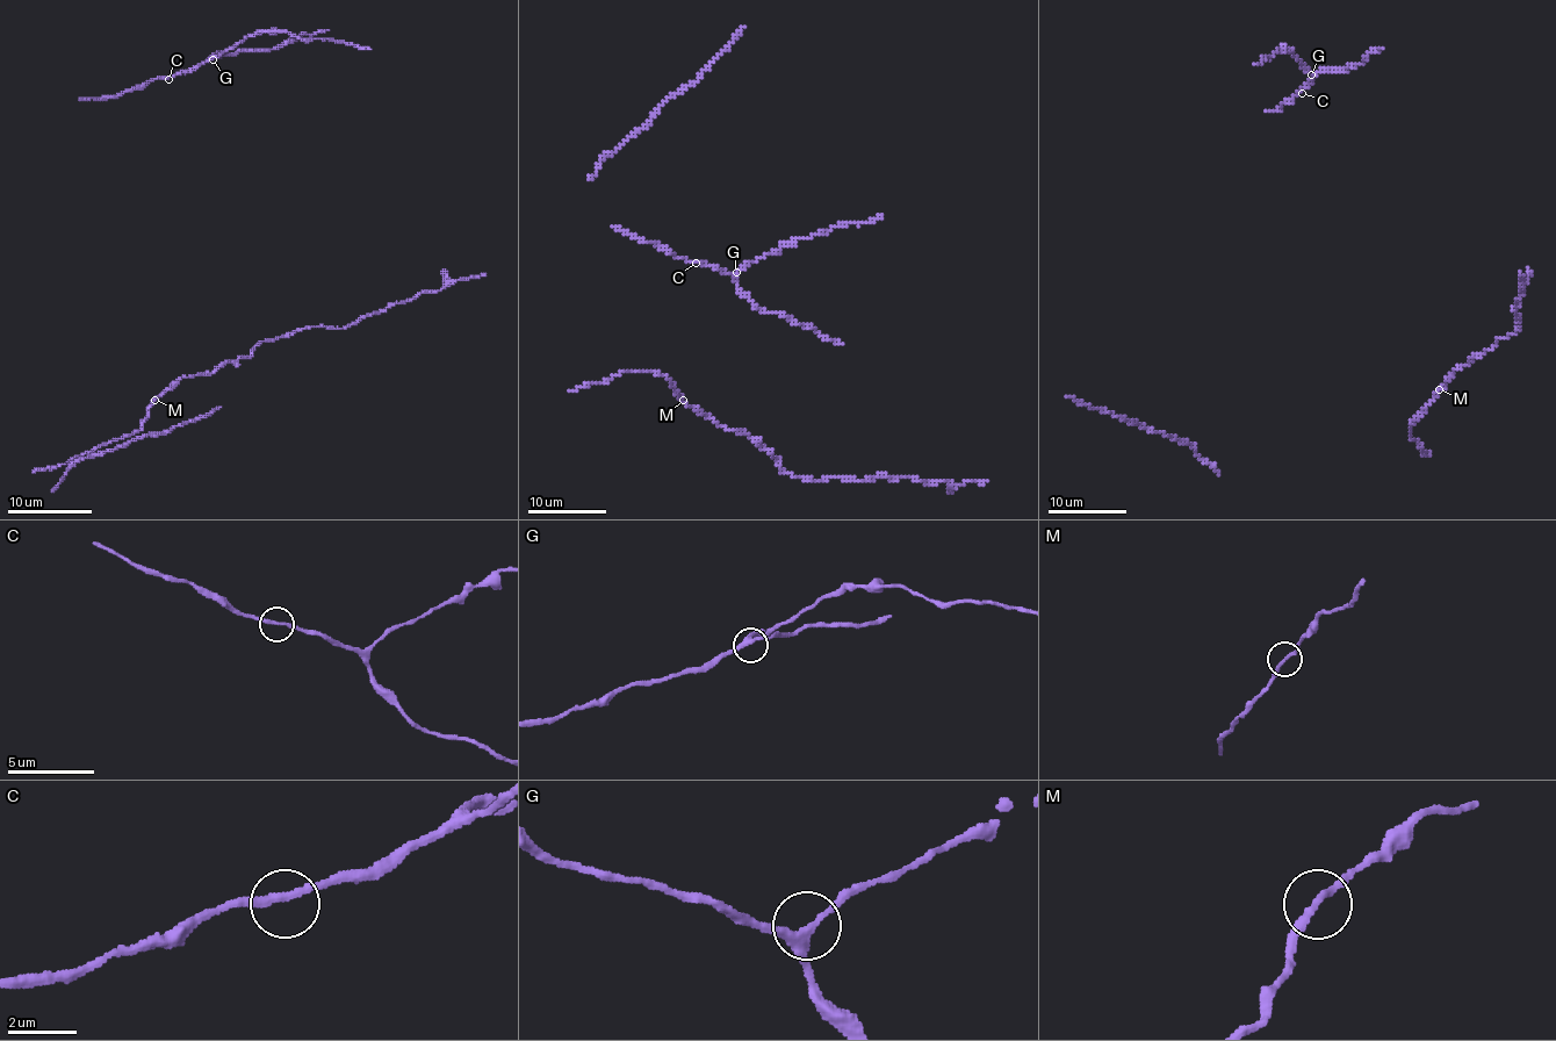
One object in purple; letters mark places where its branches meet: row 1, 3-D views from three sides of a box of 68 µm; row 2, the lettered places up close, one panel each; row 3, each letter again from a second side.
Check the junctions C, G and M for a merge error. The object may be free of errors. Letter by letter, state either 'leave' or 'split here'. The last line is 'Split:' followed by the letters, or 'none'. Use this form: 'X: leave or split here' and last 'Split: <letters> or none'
C: leave
G: leave
M: leave
Split: none

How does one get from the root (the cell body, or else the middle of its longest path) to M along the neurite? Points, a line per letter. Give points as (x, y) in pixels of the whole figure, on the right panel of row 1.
M: (1517, 322), (1519, 328), (1513, 334), (1502, 337), (1491, 349), (1478, 353), (1467, 366), (1456, 368), (1439, 390)

